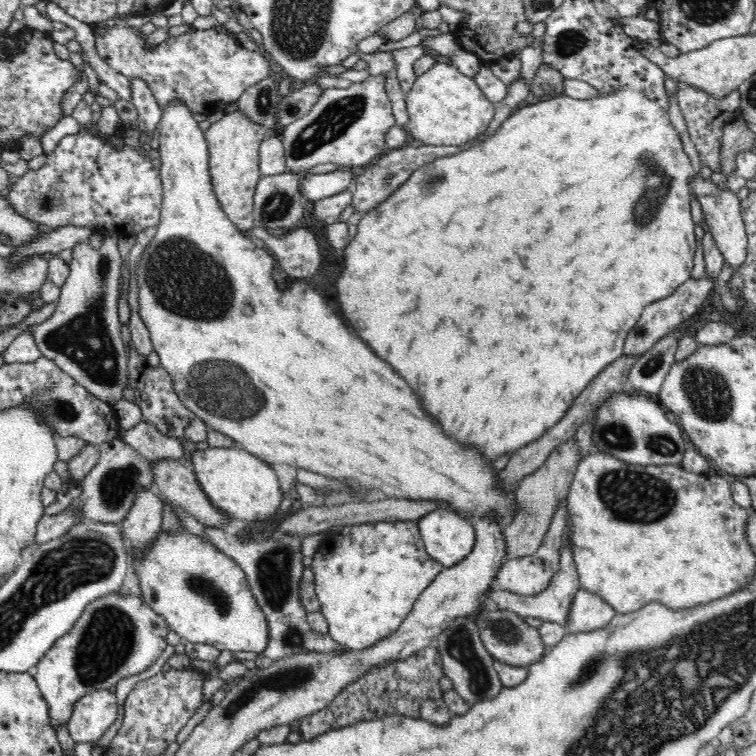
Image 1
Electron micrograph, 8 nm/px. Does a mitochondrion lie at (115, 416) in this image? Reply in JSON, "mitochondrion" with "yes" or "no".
{"mitochondrion":"no"}

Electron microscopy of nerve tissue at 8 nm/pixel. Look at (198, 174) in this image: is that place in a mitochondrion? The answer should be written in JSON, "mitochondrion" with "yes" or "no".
{"mitochondrion":"no"}

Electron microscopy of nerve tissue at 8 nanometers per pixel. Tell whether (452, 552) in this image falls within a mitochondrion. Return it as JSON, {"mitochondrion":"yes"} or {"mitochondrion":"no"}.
{"mitochondrion":"no"}

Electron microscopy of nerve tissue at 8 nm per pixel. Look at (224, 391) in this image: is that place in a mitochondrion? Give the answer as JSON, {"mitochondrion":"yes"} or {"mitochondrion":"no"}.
{"mitochondrion":"yes"}

